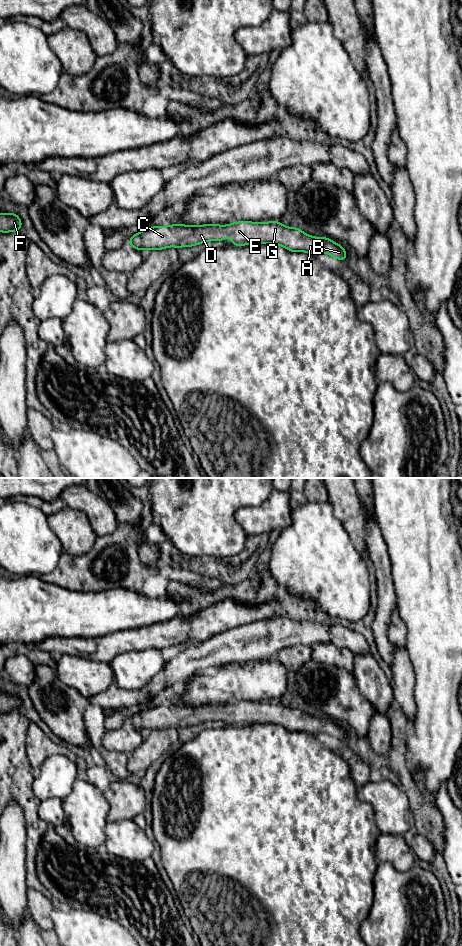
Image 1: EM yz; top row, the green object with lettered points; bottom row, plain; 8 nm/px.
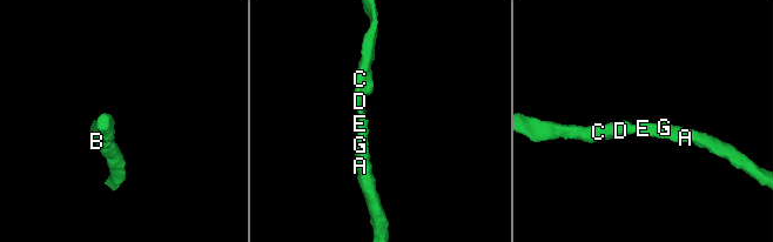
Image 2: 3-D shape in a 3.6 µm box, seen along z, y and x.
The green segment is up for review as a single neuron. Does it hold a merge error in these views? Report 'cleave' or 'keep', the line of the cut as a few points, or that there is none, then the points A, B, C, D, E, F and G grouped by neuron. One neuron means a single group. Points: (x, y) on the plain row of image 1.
keep | no cut | A B C D E F G

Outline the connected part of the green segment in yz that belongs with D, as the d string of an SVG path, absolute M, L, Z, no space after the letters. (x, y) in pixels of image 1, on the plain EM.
M239 701L228 705L203 704L200 706L172 704L169 706L147 707L131 716L128 723L136 730L161 730L168 727L192 727L208 721L223 721L230 717L234 726L257 723L276 724L291 732L311 734L326 733L343 741L346 730L326 717L313 717L301 708L290 708L279 703Z

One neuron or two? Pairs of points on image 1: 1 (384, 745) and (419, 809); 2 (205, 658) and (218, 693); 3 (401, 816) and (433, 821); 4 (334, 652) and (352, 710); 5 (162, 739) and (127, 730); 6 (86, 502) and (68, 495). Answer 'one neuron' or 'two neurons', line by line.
1: two neurons
2: two neurons
3: two neurons
4: one neuron
5: two neurons
6: one neuron

